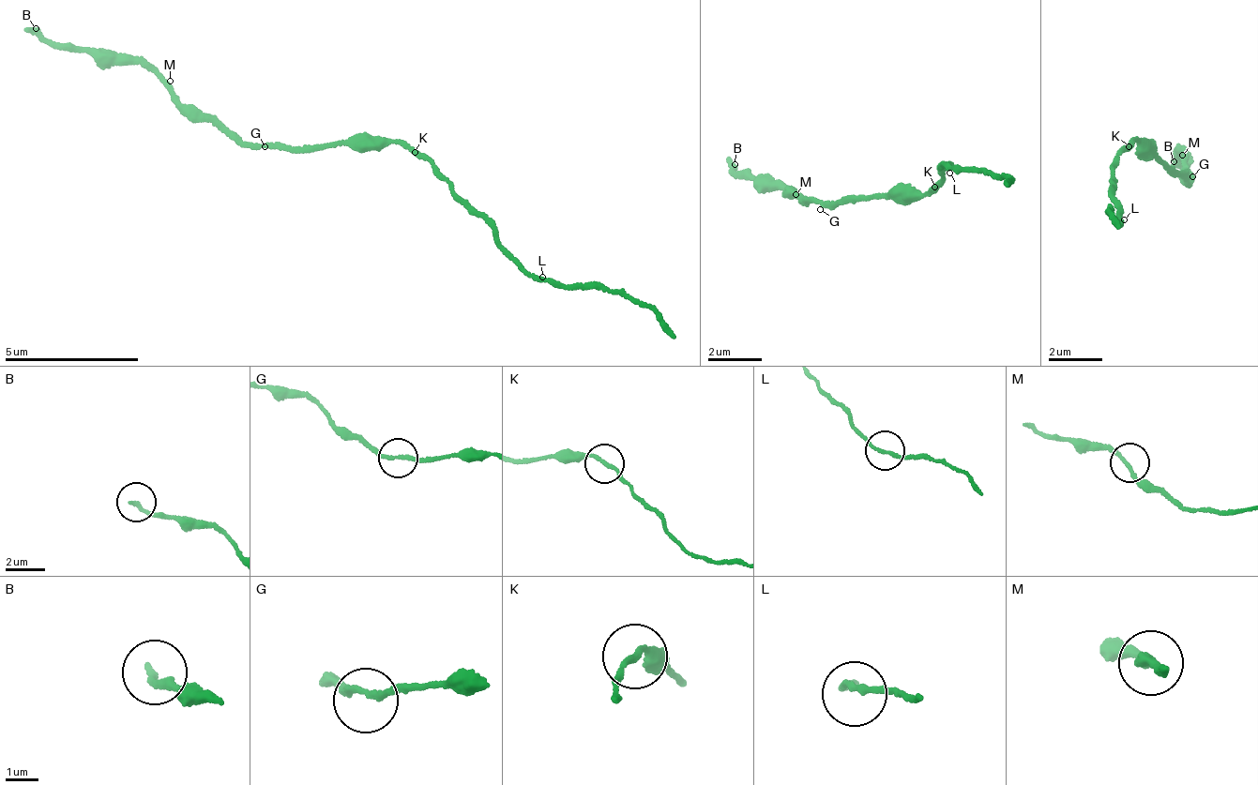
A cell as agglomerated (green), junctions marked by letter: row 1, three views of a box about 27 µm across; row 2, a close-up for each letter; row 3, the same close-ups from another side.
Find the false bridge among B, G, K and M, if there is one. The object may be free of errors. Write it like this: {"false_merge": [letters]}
{"false_merge": ["K"]}

